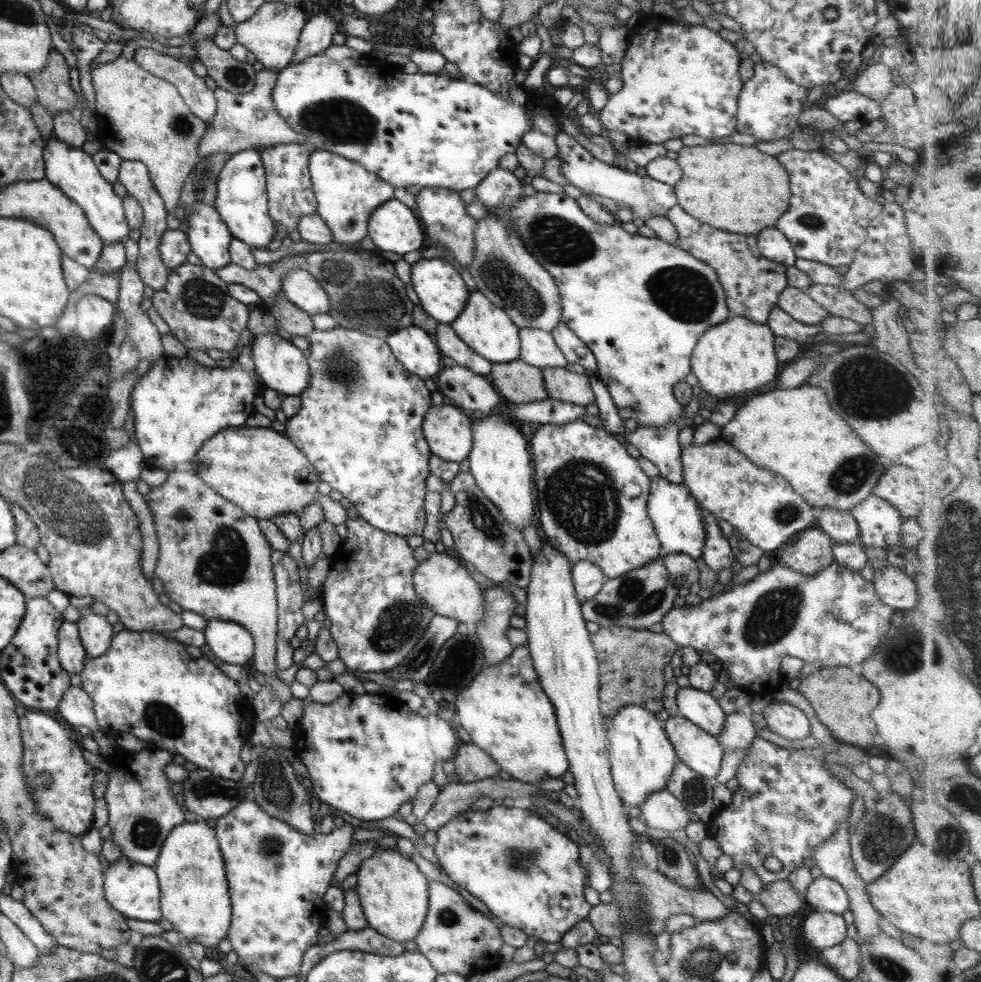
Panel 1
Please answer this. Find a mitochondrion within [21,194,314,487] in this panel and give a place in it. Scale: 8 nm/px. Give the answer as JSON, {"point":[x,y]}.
{"point":[202,299]}

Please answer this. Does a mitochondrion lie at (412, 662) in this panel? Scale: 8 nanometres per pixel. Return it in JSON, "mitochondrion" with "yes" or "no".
{"mitochondrion":"yes"}

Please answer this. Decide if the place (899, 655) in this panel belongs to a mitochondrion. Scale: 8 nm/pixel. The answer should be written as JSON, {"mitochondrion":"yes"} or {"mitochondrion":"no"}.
{"mitochondrion":"yes"}

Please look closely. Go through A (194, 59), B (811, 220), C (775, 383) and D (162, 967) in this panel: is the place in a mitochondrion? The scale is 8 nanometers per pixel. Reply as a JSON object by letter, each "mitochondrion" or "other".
{"A":"other","B":"mitochondrion","C":"other","D":"mitochondrion"}

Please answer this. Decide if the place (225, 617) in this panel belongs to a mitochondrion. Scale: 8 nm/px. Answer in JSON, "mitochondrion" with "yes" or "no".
{"mitochondrion":"no"}

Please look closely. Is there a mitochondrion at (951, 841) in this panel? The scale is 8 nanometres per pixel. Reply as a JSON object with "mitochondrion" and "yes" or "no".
{"mitochondrion":"yes"}

